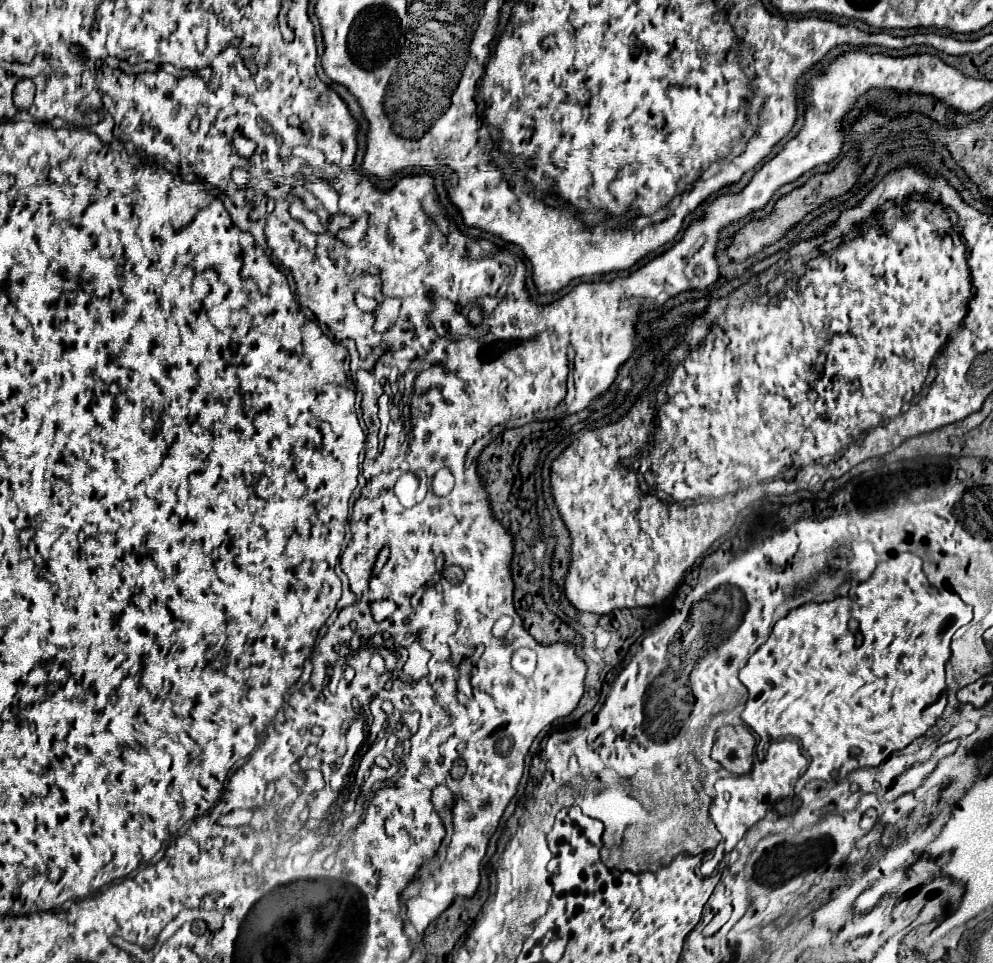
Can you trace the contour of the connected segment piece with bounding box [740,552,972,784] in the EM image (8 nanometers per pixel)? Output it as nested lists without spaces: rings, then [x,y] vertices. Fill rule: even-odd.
[[[902,552],[902,554],[896,554],[894,558],[890,558],[888,562],[880,562],[876,566],[876,570],[872,572],[872,576],[864,582],[860,582],[848,596],[836,596],[834,600],[830,602],[806,602],[798,608],[794,608],[792,612],[788,612],[782,620],[776,622],[770,638],[766,644],[762,644],[756,654],[748,660],[748,664],[740,670],[740,682],[746,686],[748,690],[748,702],[742,710],[742,720],[758,734],[758,746],[766,746],[770,740],[774,738],[784,738],[784,736],[792,736],[792,738],[798,738],[810,758],[808,762],[808,768],[806,772],[802,774],[800,778],[800,784],[804,784],[806,780],[814,780],[814,778],[822,778],[822,780],[842,780],[846,778],[848,772],[856,770],[856,768],[862,768],[862,766],[876,766],[880,764],[882,760],[886,760],[894,750],[902,750],[904,746],[908,746],[914,738],[922,736],[942,714],[944,706],[946,706],[946,696],[944,696],[944,688],[946,688],[946,680],[944,680],[944,666],[950,658],[950,640],[954,636],[954,632],[968,624],[972,620],[972,606],[970,604],[964,604],[962,598],[952,592],[952,590],[938,590],[934,588],[926,574],[922,572],[922,562],[916,554],[912,552]],[[850,618],[858,620],[860,624],[860,632],[862,632],[862,640],[858,640],[854,636],[854,632],[848,628],[850,624]],[[892,732],[892,736],[888,738],[888,746],[872,746],[872,742],[876,742],[876,738],[884,738]]]

